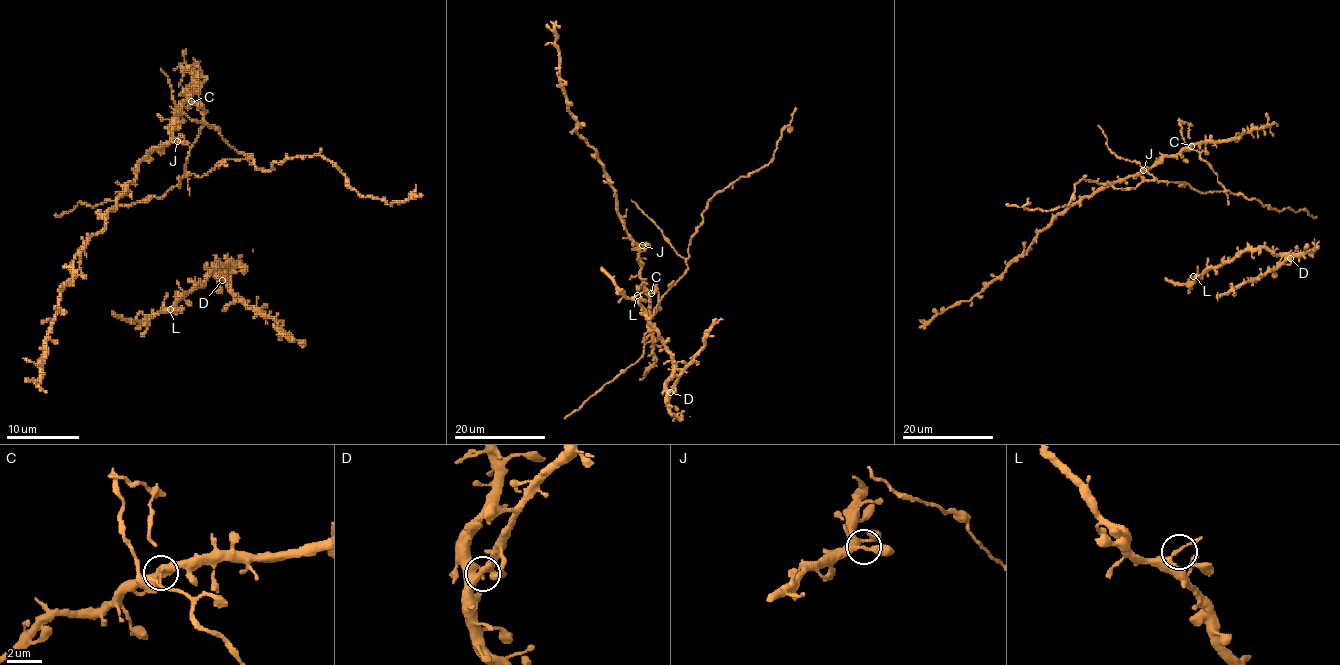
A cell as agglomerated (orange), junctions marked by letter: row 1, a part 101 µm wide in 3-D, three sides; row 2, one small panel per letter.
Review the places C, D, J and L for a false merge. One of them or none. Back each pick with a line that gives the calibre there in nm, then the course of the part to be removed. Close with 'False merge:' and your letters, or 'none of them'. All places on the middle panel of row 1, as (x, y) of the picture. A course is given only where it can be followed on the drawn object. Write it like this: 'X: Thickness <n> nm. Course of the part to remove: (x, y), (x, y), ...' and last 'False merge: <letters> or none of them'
C: Thickness 280 nm. Course of the part to remove: (651, 293), (659, 293), (659, 307), (647, 326), (687, 268), (688, 244), (707, 203), (767, 164), (796, 107)
False merge: C

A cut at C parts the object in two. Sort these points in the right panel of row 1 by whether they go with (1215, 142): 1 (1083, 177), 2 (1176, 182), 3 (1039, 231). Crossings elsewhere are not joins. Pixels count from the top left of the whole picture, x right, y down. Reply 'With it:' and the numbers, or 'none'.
With it: 3

